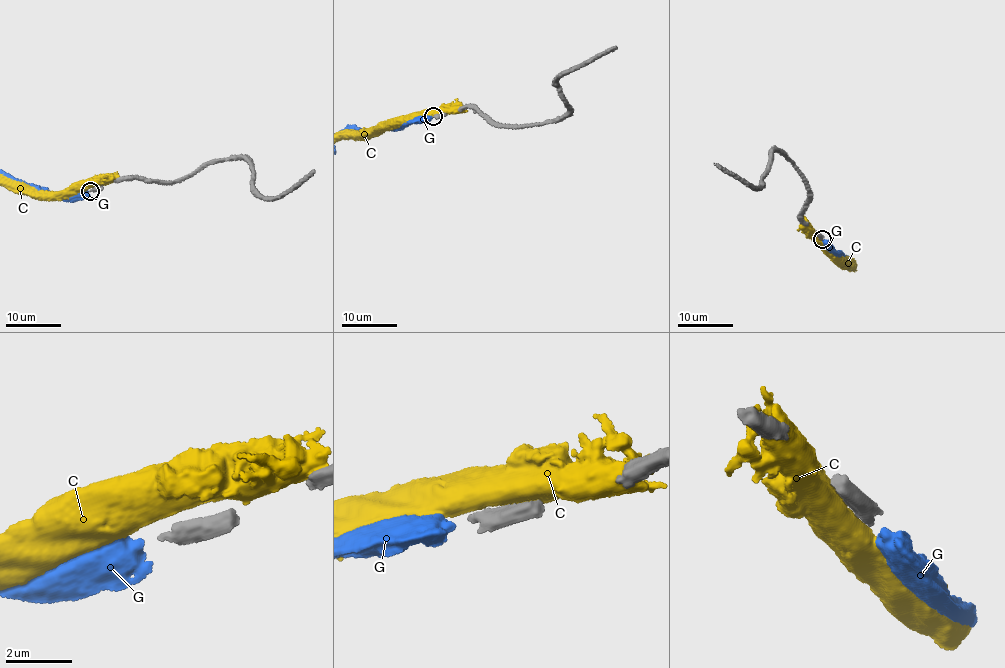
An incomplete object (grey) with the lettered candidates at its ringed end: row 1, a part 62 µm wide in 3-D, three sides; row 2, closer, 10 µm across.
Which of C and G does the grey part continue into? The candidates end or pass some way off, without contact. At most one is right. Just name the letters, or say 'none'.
G

